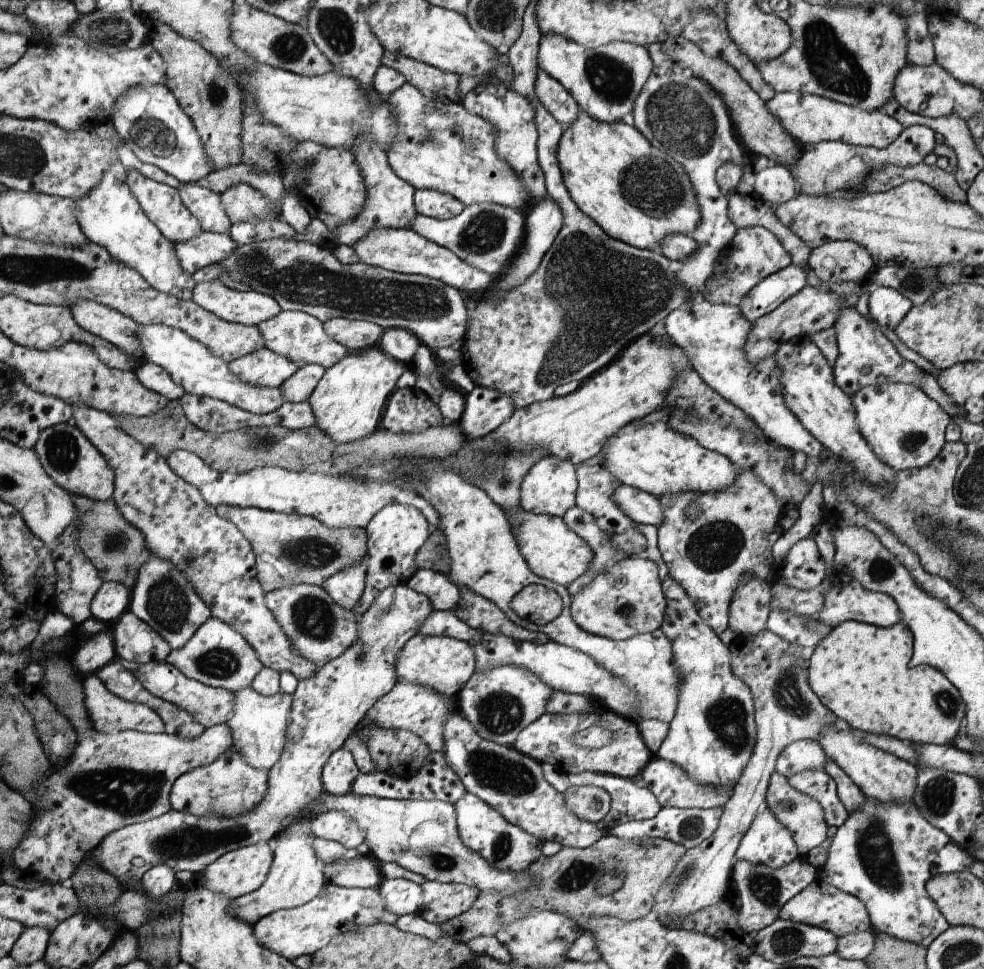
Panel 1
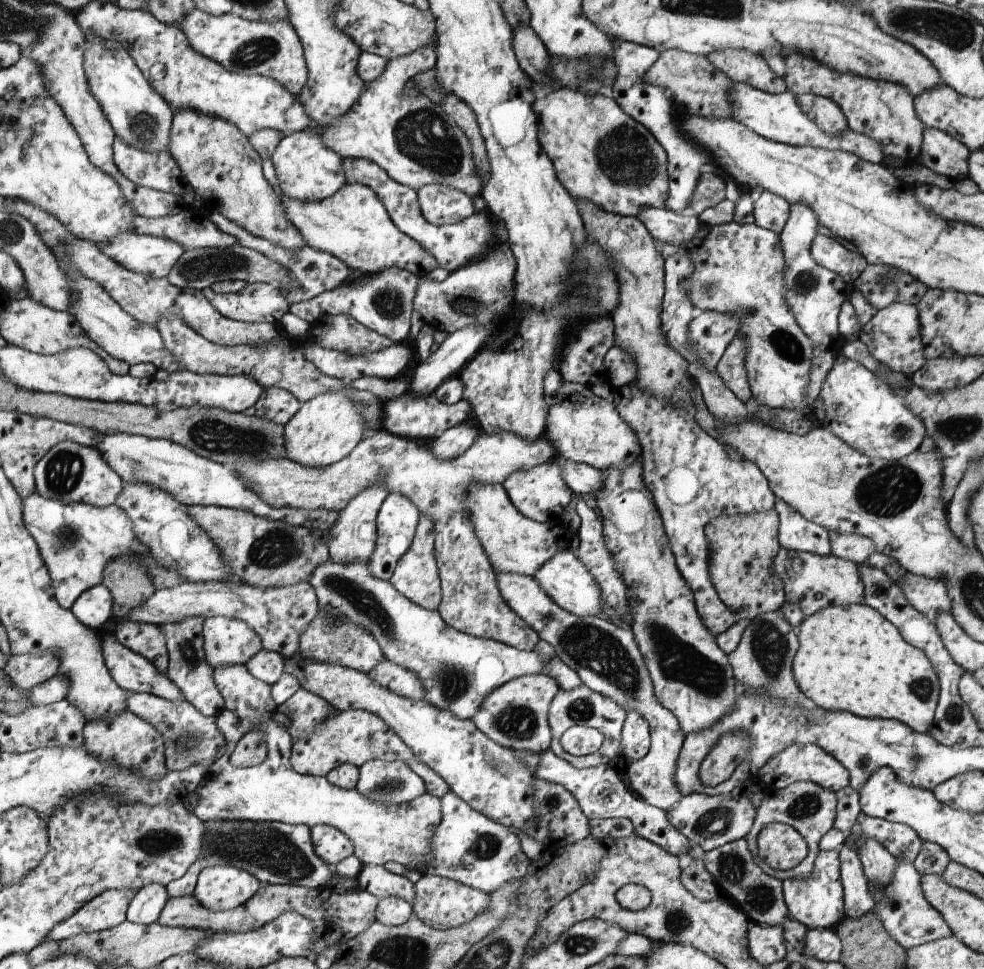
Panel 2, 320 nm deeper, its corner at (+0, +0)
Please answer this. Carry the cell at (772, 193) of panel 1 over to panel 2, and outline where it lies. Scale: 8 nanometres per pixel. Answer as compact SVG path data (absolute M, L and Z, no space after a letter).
M762 191L759 197L752 202L754 223L777 235L787 220L789 207L790 205L785 202L784 198L769 191Z

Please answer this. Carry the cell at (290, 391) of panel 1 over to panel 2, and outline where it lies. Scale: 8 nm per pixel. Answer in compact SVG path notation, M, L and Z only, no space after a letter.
M269 387L263 390L254 405L255 416L283 426L299 410L301 403L290 392Z

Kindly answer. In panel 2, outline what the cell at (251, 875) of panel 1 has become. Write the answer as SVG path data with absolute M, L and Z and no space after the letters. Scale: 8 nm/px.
M215 865L198 872L193 896L210 911L226 911L248 901L259 889L259 880L233 865Z

